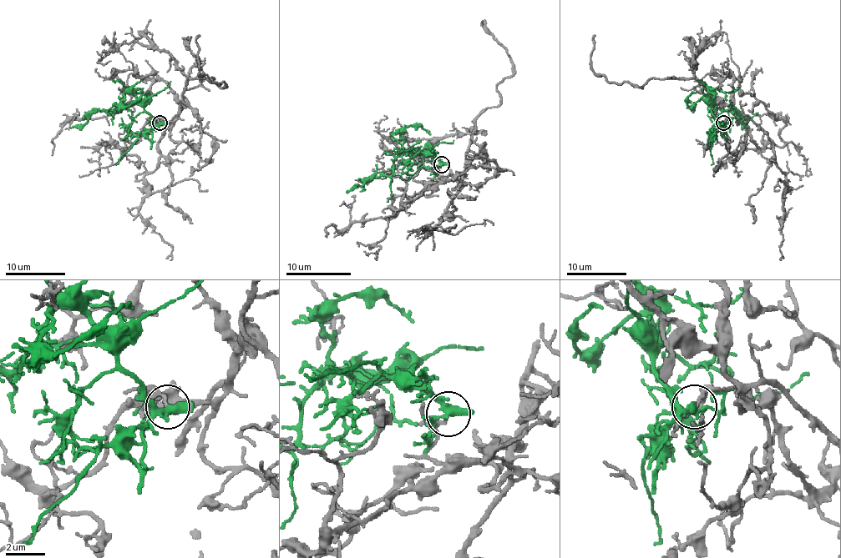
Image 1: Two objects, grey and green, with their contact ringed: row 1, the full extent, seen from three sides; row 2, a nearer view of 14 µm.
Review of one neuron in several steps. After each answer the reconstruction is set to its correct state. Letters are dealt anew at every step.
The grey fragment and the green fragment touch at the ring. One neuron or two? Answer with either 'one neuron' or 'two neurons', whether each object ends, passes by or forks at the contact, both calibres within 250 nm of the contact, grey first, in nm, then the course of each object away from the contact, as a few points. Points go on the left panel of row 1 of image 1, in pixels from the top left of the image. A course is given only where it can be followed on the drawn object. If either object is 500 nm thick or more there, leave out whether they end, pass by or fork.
two neurons | grey ends | green forks | 150/300 nm | grey via (159, 123), (153, 118), (175, 118), (189, 78), (215, 78), (225, 86), (200, 72), (200, 35) | green via (159, 123), (132, 93), (126, 93), (113, 111), (94, 111), (83, 125), (70, 128)

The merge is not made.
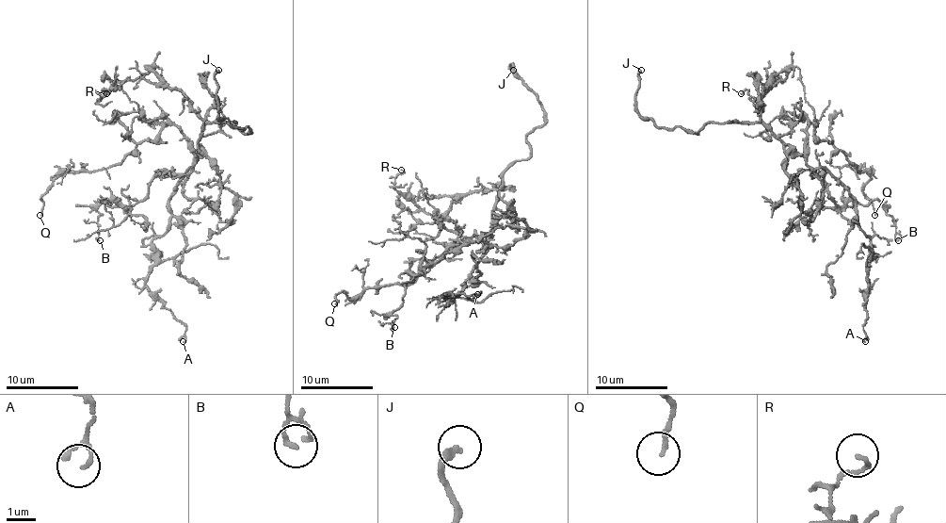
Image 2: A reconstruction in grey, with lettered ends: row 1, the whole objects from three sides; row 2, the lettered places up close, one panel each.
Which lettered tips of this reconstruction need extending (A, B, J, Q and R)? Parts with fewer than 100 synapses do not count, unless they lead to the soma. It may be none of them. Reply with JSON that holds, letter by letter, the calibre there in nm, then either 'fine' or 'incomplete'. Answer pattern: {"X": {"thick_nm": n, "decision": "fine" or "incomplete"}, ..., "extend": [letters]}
{"A": {"thick_nm": 120, "decision": "fine"}, "B": {"thick_nm": 130, "decision": "fine"}, "J": {"thick_nm": 190, "decision": "incomplete"}, "Q": {"thick_nm": 140, "decision": "fine"}, "R": {"thick_nm": 130, "decision": "fine"}, "extend": ["J"]}

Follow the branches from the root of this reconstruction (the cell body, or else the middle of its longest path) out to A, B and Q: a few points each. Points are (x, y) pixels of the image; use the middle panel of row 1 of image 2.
A: (491, 225), (486, 253), (464, 282), (466, 285), (448, 300), (440, 298), (481, 292), (477, 294)
B: (491, 225), (485, 241), (464, 241), (423, 267), (405, 285), (403, 303), (392, 314), (394, 327)
Q: (491, 225), (488, 233), (454, 243), (407, 285), (367, 286), (351, 300), (340, 292), (334, 303)

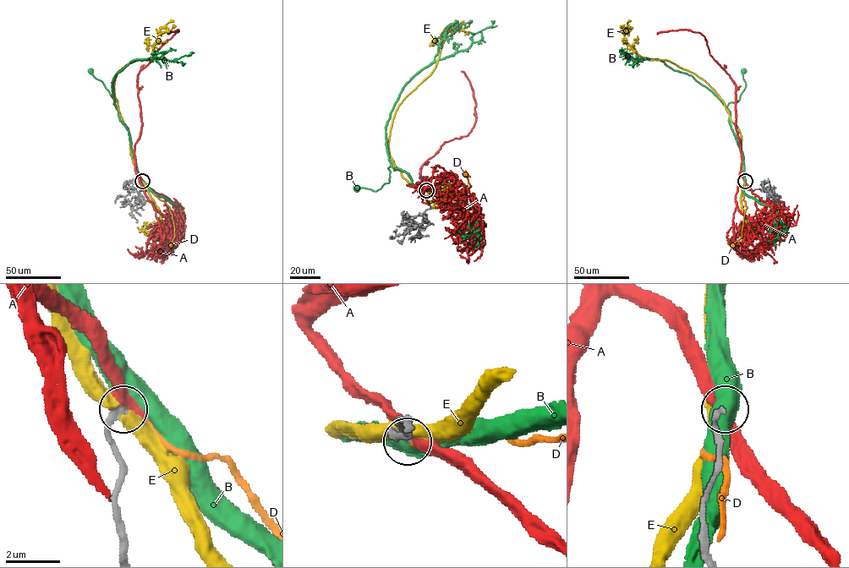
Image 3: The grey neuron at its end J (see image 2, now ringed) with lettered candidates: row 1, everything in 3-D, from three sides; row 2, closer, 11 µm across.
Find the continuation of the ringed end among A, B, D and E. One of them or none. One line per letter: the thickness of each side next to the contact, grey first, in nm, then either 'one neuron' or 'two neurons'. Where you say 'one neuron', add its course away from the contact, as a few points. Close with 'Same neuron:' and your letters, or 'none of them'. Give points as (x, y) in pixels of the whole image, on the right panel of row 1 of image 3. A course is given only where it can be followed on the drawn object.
A: calibres 200 and 400 nm; two neurons
B: calibres 190 and 500 nm; two neurons
D: calibres 190 and 200 nm; one neuron; course (745, 181), (743, 199), (747, 207), (742, 237), (733, 246)
E: calibres 240 and 460 nm; two neurons
Same neuron: D

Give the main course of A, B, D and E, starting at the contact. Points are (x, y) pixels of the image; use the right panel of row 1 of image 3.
A: (744, 181), (740, 174), (736, 84), (709, 54), (705, 37), (700, 33), (680, 30), (657, 34)
B: (745, 181), (742, 152), (731, 127), (730, 111), (726, 107), (729, 103), (736, 102), (745, 87), (743, 71)
D: (745, 181), (743, 199), (747, 207), (742, 237), (733, 246)
E: (744, 181), (742, 135), (723, 101), (692, 73), (667, 61), (638, 55), (624, 40), (630, 20)

